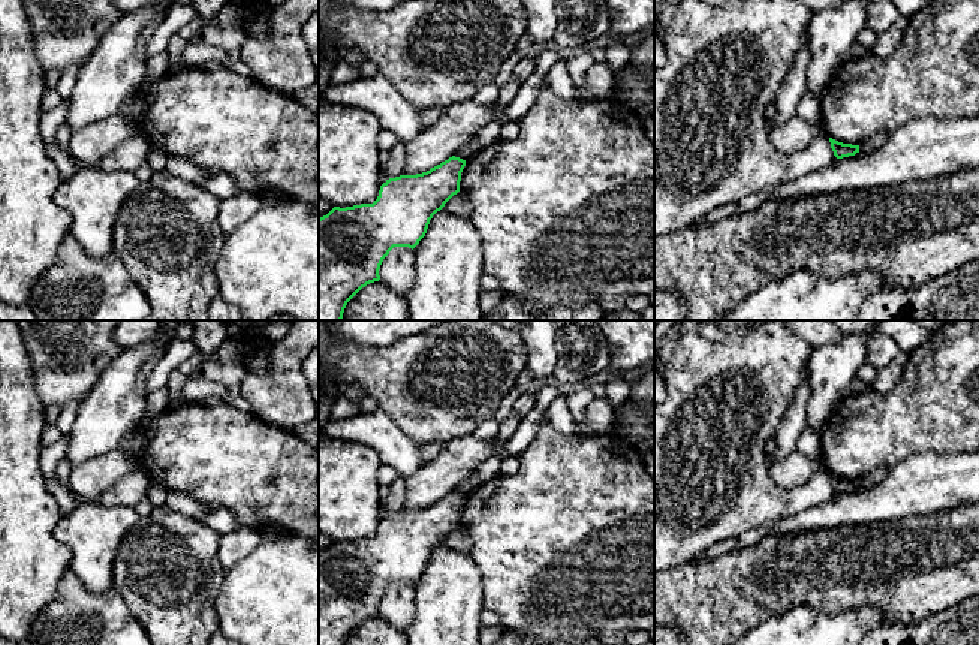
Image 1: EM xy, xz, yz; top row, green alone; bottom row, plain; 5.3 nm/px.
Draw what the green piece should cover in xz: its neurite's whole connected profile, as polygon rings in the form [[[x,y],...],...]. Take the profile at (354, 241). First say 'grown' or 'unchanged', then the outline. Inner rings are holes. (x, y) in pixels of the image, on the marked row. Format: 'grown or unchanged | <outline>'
unchanged | [[[452,156],[427,172],[389,178],[380,186],[379,196],[373,204],[334,207],[319,218],[319,320],[341,320],[347,302],[362,287],[380,280],[380,265],[394,247],[413,250],[419,244],[433,215],[460,192],[464,166],[466,160]]]

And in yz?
unchanged | [[[829,138],[829,142],[831,142],[831,148],[834,151],[834,156],[837,159],[855,156],[856,153],[859,153],[859,145],[843,144],[843,142],[838,142],[832,138]]]

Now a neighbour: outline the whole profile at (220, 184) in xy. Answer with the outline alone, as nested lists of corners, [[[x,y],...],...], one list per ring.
[[[220,171],[210,174],[204,187],[219,199],[226,199],[241,192],[235,180]]]

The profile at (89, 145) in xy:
[[[118,112],[73,132],[67,153],[85,168],[94,168],[133,133],[135,124]]]

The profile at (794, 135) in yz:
[[[793,115],[789,121],[772,129],[769,138],[778,153],[792,154],[804,150],[820,133],[820,121],[810,123]]]

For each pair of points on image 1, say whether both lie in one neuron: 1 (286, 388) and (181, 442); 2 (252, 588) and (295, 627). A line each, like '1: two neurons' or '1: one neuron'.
1: two neurons
2: one neuron

